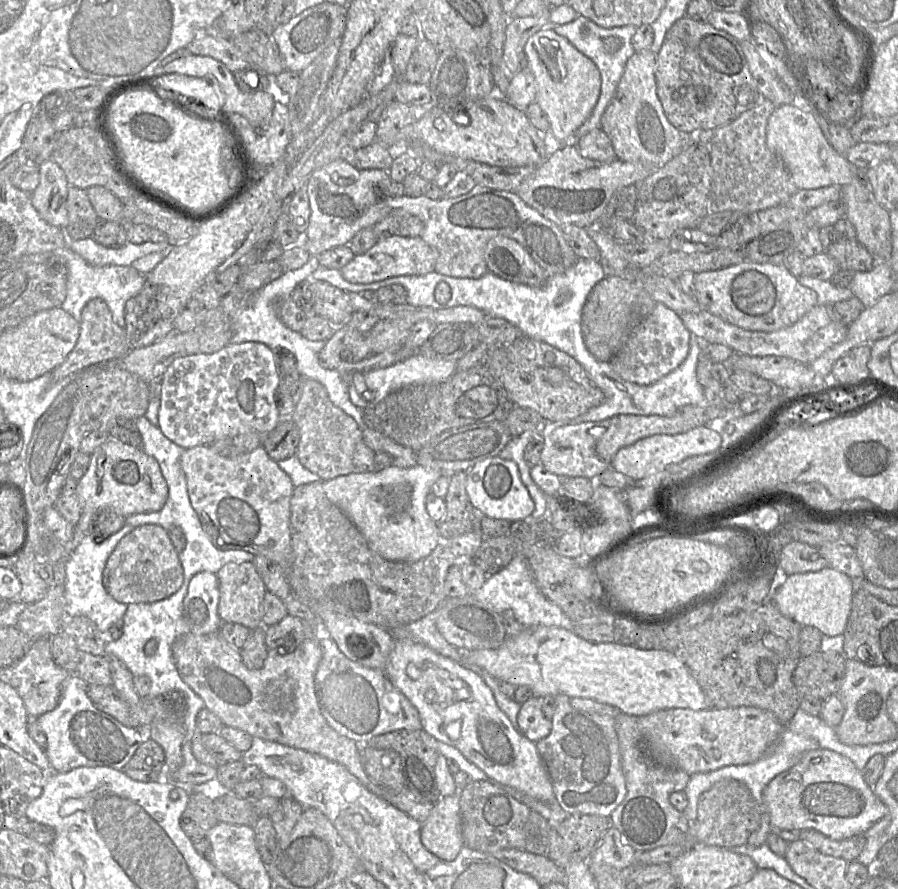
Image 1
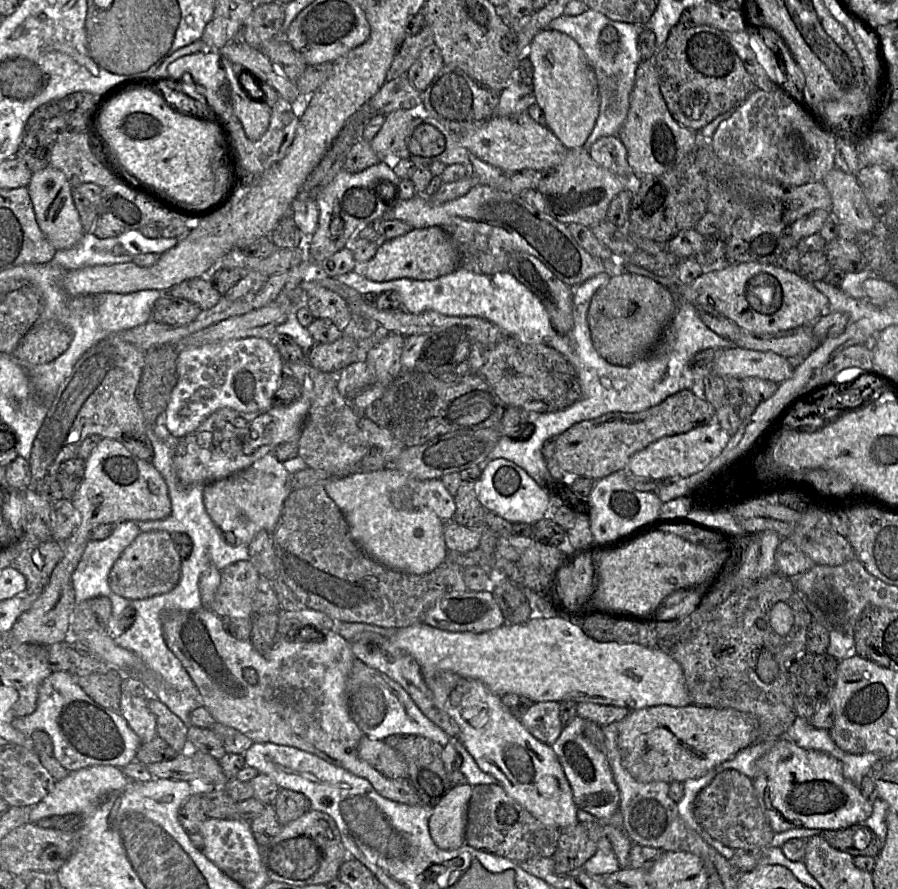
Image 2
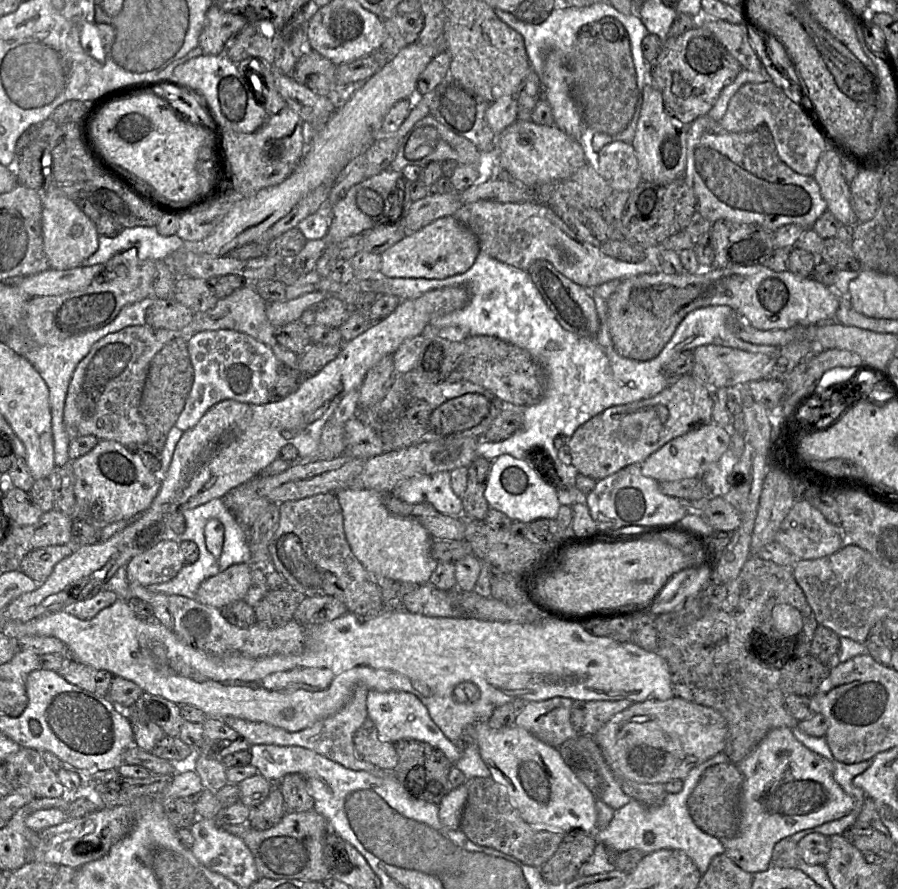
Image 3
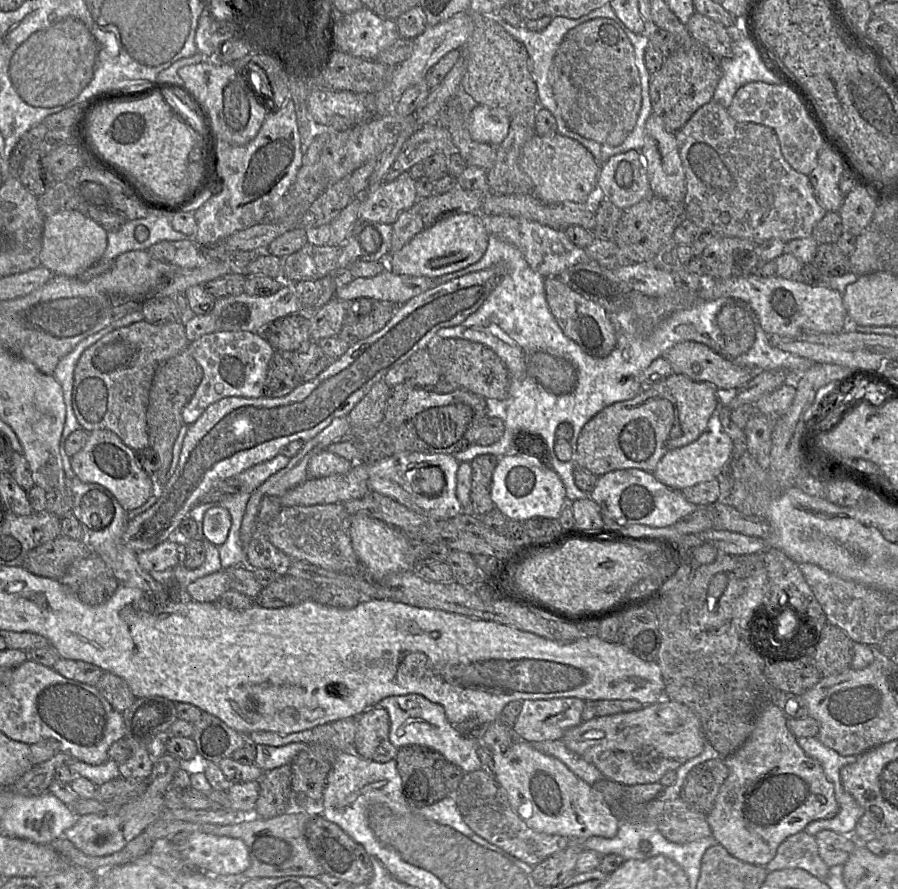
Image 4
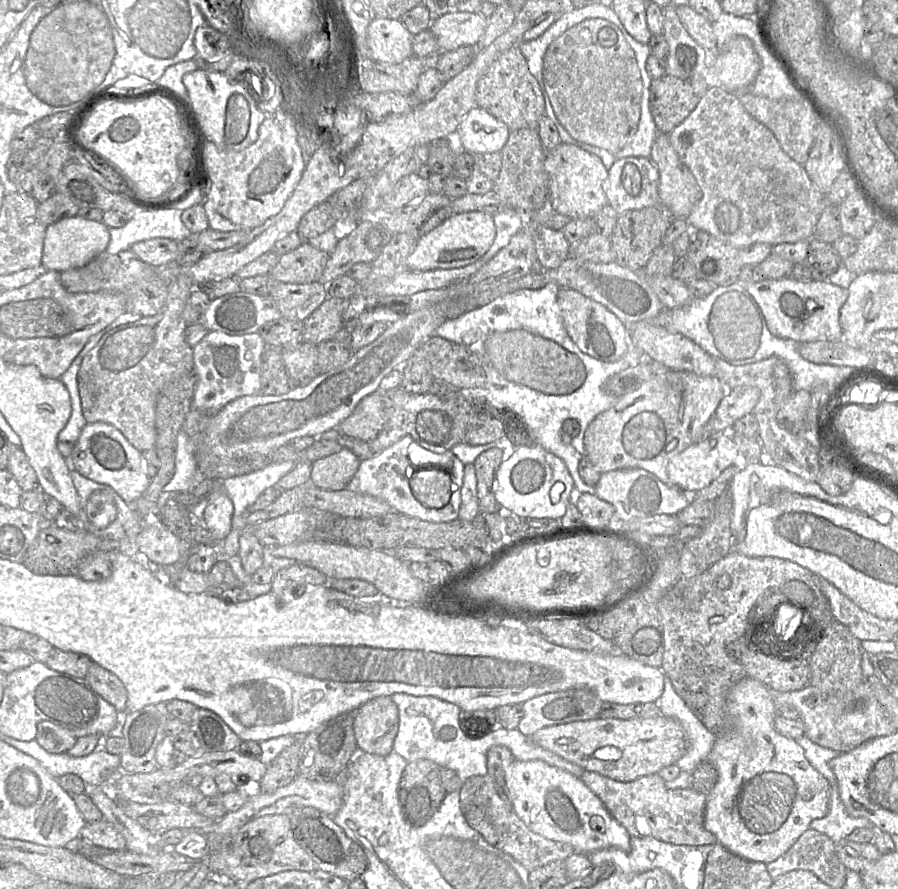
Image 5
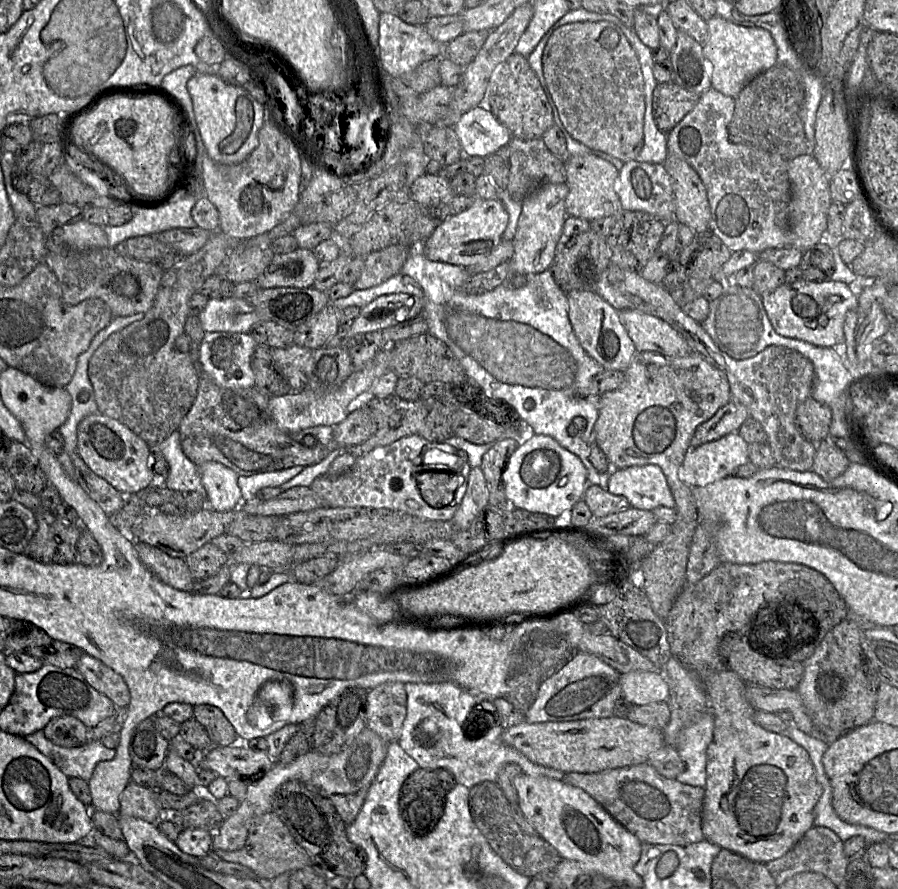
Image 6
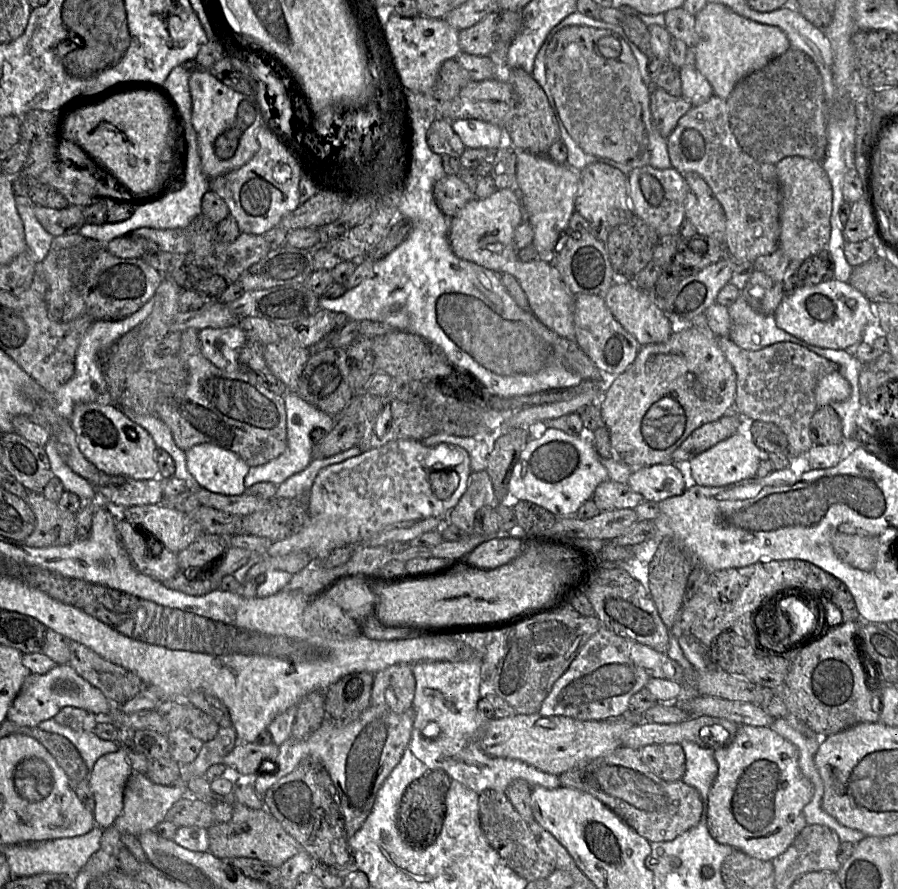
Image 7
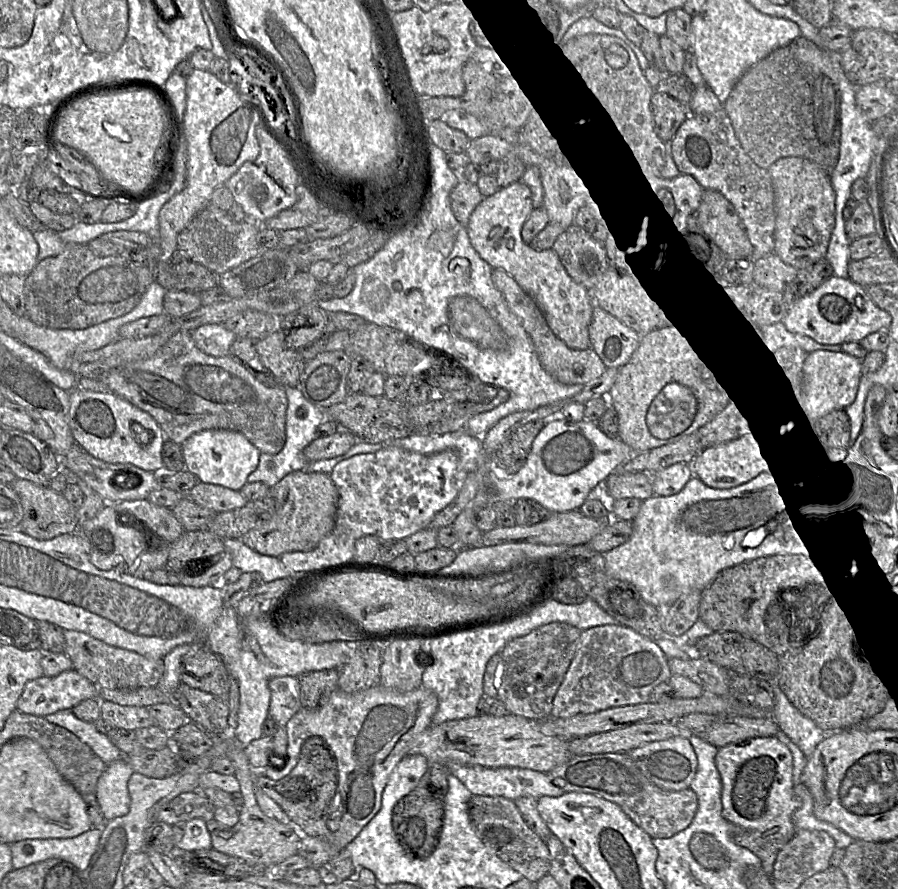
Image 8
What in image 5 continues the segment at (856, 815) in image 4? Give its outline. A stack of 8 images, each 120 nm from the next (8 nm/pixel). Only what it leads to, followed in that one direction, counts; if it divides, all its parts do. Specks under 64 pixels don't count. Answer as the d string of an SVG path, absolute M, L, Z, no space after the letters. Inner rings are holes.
M838 784L830 787L828 814L810 823L810 829L828 836L833 842L841 842L857 828L873 827L872 823L862 817L850 816L841 801Z

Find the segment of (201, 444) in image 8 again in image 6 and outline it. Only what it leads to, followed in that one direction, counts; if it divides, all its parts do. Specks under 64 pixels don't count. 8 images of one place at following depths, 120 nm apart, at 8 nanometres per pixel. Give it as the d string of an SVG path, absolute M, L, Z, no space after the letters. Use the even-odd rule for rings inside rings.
M205 462L198 467L208 507L217 512L227 512L241 504L238 474L218 462Z

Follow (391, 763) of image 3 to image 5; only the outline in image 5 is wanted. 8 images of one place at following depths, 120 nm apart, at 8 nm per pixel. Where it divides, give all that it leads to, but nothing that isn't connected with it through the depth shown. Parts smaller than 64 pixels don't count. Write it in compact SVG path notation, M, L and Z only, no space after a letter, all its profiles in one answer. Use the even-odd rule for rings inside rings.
M391 697L371 699L355 712L354 732L359 752L385 756L394 751L399 711Z

